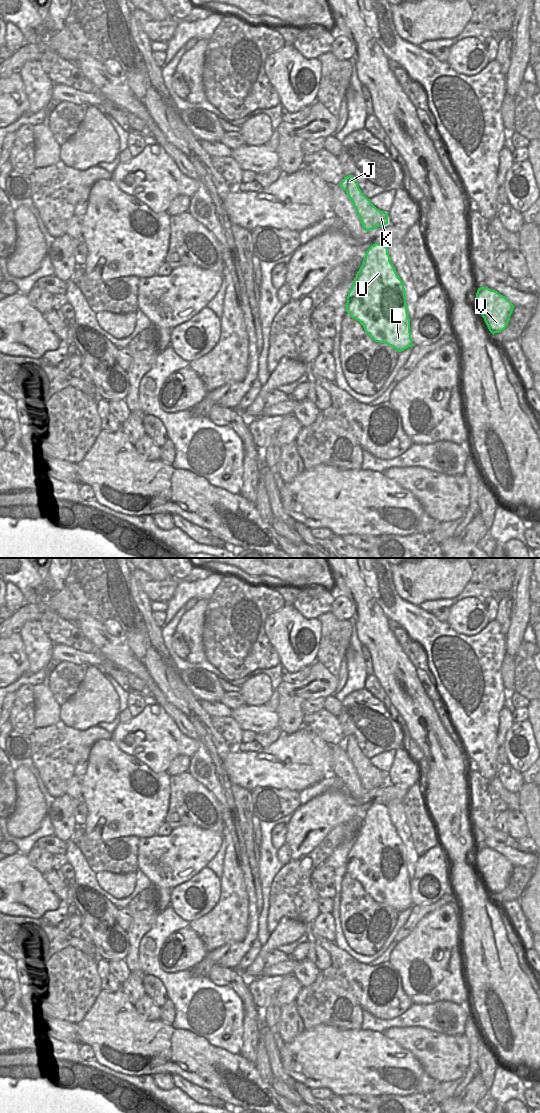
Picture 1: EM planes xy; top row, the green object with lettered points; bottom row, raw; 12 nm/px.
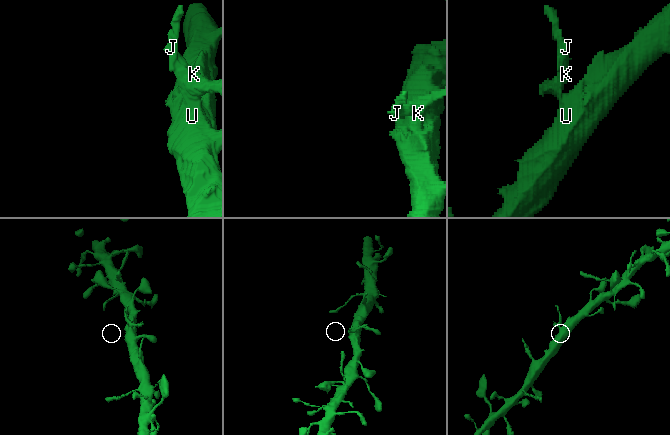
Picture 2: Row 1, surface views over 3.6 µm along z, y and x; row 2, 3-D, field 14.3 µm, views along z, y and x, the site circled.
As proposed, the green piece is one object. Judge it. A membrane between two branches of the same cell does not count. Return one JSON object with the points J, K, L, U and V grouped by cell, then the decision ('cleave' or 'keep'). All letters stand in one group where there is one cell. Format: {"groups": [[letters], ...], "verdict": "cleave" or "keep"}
{"groups": [["J", "K", "L", "U", "V"]], "verdict": "keep"}

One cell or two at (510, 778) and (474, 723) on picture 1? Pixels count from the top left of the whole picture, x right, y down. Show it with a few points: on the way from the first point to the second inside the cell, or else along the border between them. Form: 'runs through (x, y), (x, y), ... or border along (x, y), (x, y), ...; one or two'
border along (499, 766), (496, 776); two

